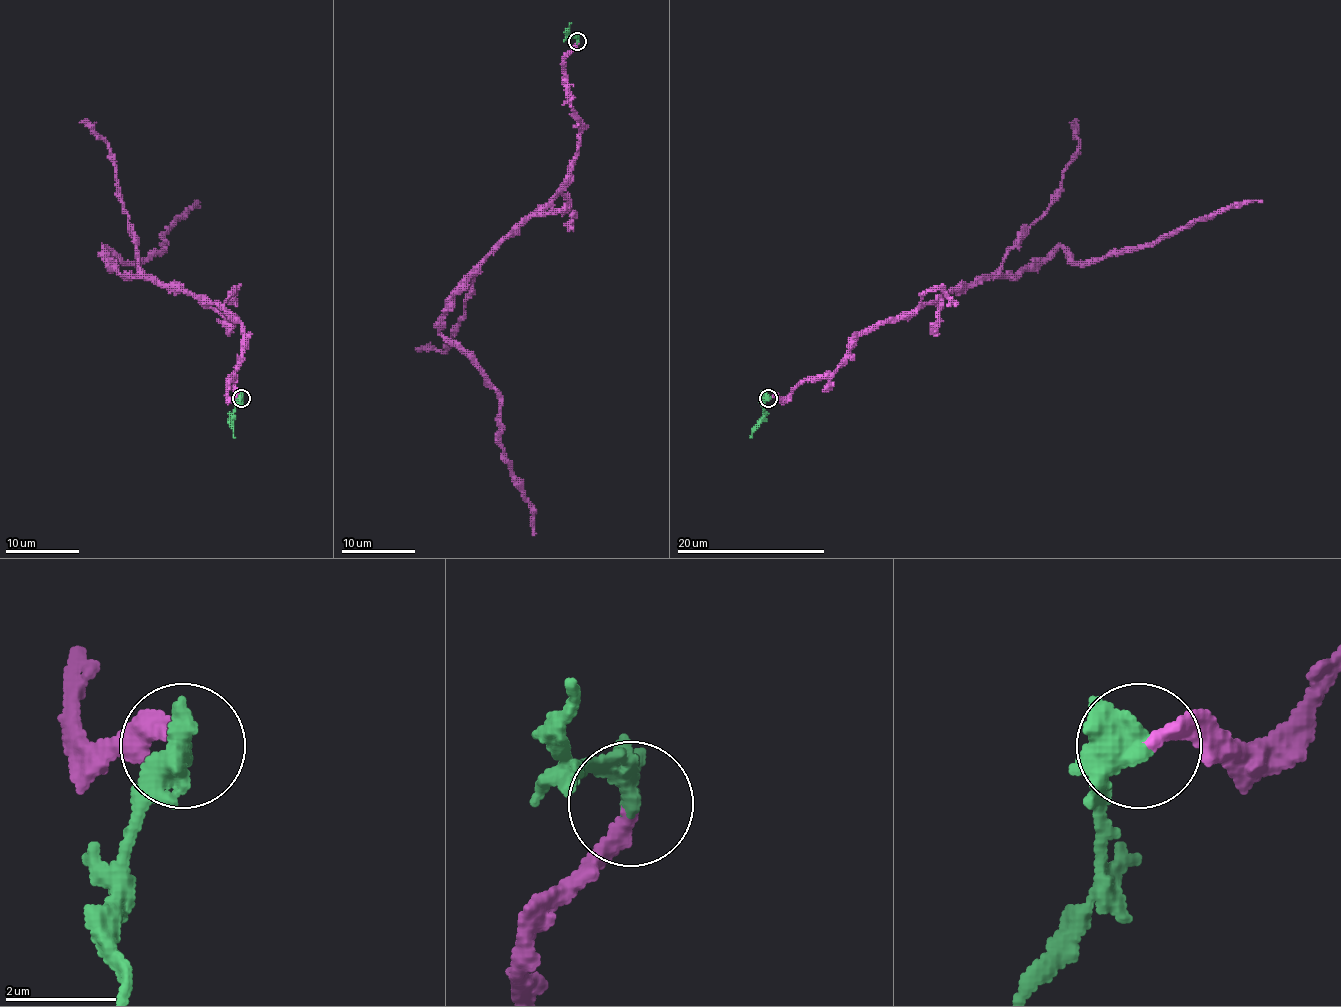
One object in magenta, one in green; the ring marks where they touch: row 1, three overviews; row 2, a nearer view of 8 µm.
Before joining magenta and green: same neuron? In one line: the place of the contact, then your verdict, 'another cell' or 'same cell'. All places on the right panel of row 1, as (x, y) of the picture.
at (768, 398); same cell

